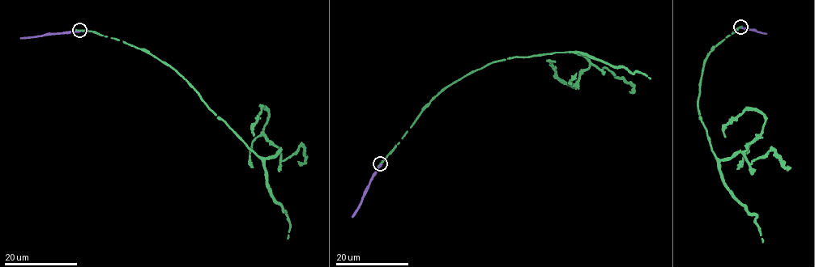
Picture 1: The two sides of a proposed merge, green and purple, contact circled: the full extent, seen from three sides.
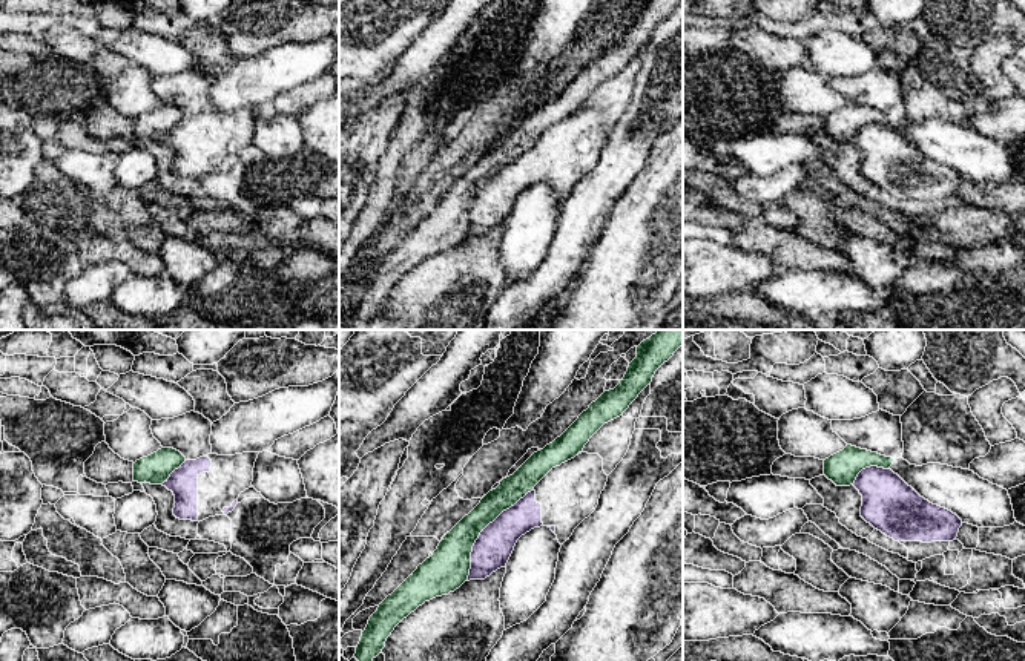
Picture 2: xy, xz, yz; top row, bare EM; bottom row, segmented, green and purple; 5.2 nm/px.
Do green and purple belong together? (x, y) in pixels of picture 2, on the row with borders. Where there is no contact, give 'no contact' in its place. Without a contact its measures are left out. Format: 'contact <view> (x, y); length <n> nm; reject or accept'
contact xz (482, 529); length 600 nm; reject

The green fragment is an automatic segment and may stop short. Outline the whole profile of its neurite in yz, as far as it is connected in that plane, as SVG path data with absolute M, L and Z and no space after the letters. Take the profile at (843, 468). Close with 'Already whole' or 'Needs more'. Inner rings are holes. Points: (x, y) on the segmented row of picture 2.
M847 445L824 460L824 475L836 486L850 486L862 469L870 466L890 469L893 462L892 457Z. Already whole

